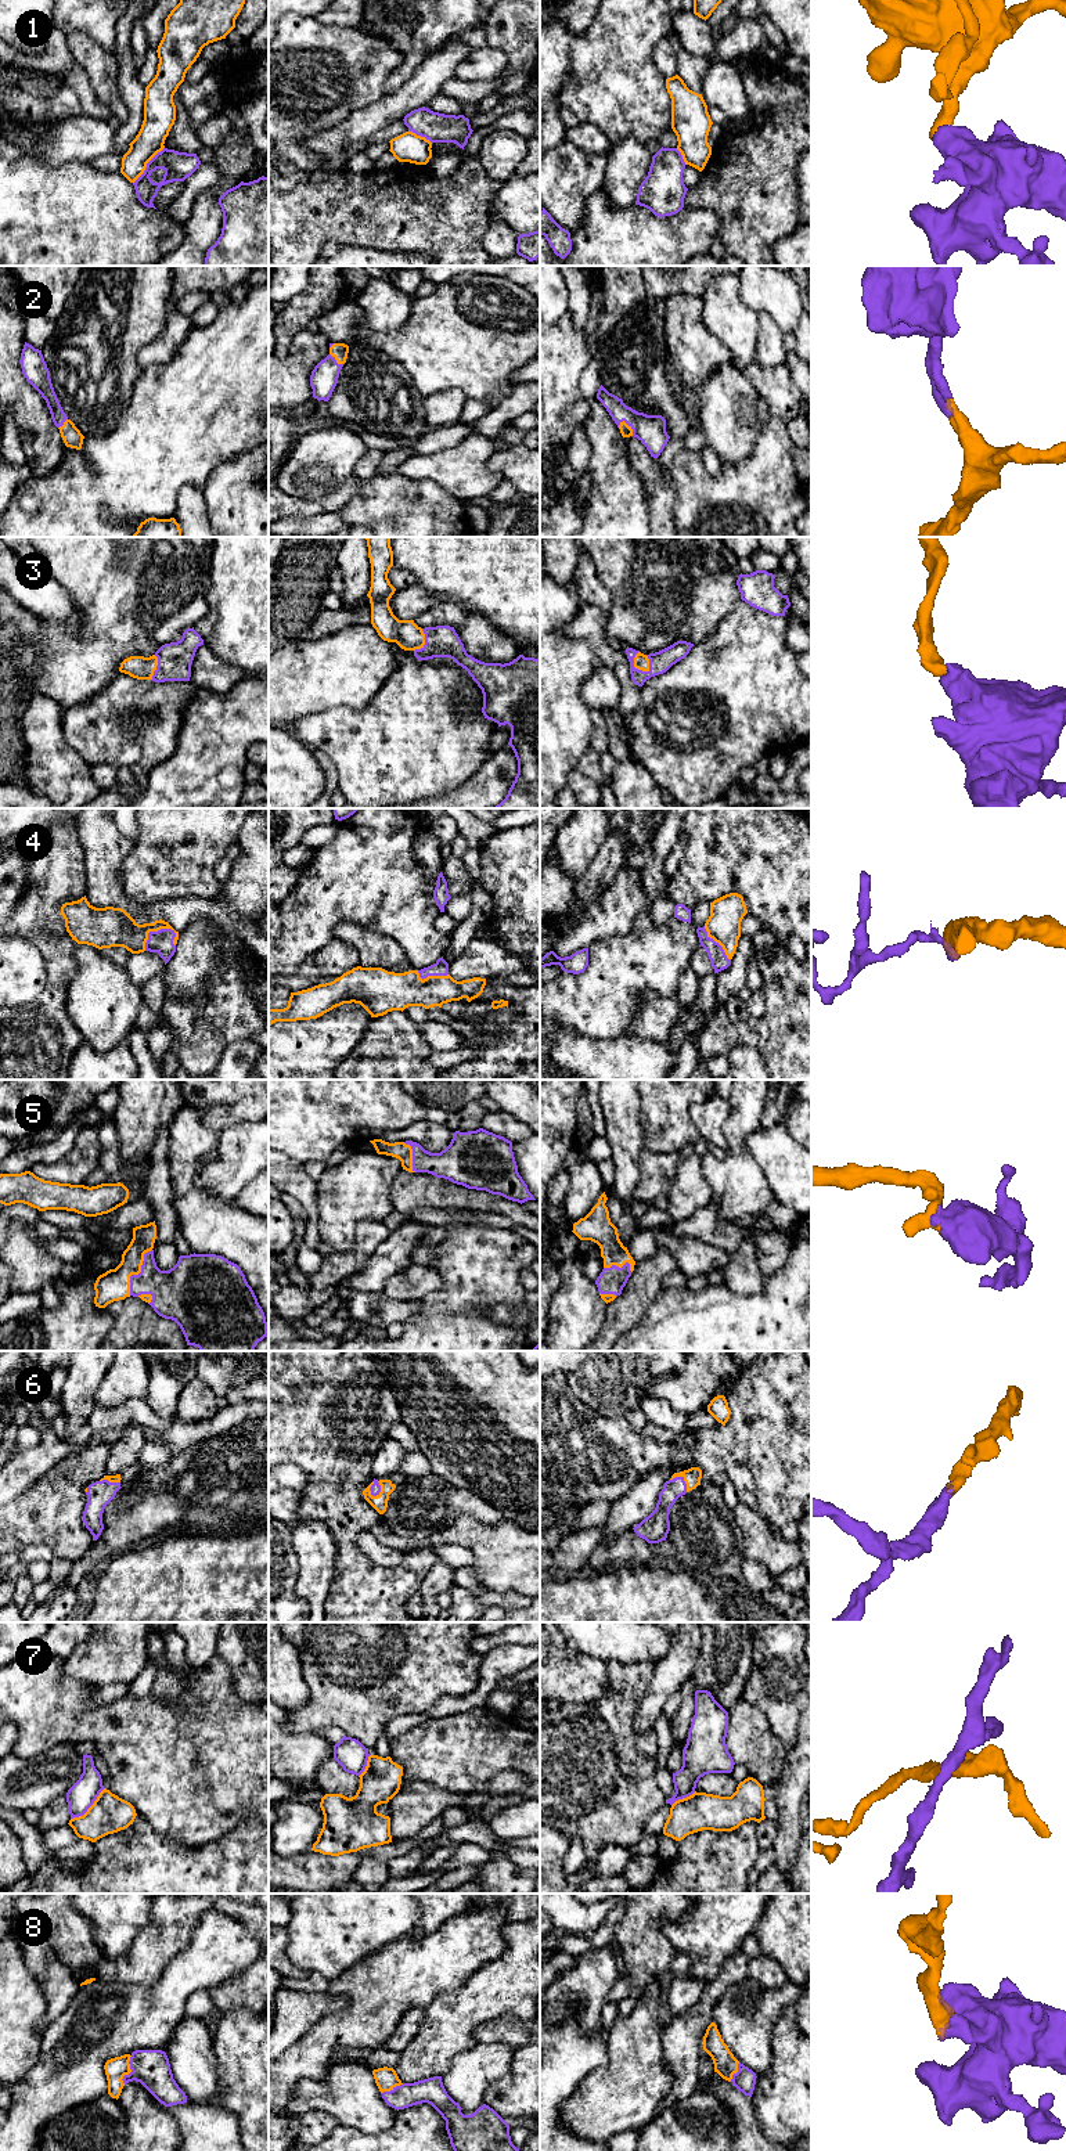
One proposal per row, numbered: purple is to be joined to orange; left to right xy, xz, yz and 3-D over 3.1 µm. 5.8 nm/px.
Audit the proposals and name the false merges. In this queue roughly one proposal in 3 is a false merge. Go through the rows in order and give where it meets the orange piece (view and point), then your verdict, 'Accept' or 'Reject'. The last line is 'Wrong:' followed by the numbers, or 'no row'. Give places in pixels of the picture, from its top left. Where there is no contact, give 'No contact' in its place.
1: Touches orange at xy (146, 165). Reject
2: Touches orange at yz (629, 427). Accept
3: Touches orange at yz (634, 666). Accept
4: Touches orange at xy (152, 930). Accept
5: Touches orange at xy (137, 1274). Accept
6: Touches orange at xz (381, 1490). Accept
7: Touches orange at xy (89, 1808). Reject
8: Touches orange at xy (130, 2071). Accept
Wrong: 1, 7

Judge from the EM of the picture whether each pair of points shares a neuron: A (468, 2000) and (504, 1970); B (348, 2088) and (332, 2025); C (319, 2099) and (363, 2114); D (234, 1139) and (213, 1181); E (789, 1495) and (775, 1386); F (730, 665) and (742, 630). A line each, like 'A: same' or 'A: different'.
A: same
B: different
C: same
D: same
E: same
F: same

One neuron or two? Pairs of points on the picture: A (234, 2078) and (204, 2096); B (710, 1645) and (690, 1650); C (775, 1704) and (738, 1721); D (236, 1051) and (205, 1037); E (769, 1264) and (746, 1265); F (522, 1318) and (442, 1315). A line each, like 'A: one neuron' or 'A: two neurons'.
A: two neurons
B: two neurons
C: two neurons
D: two neurons
E: two neurons
F: two neurons

